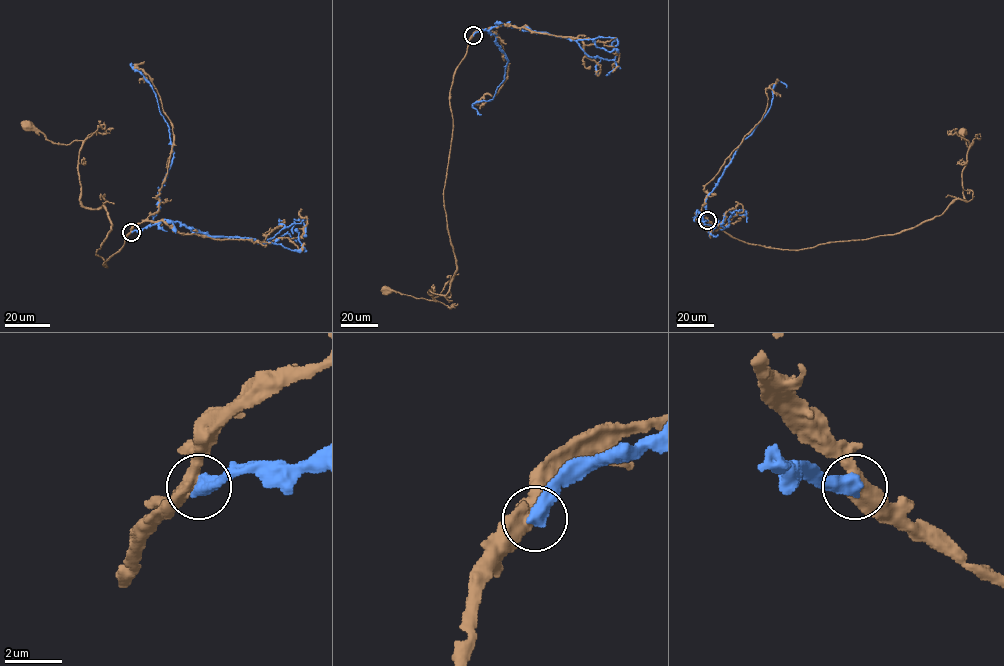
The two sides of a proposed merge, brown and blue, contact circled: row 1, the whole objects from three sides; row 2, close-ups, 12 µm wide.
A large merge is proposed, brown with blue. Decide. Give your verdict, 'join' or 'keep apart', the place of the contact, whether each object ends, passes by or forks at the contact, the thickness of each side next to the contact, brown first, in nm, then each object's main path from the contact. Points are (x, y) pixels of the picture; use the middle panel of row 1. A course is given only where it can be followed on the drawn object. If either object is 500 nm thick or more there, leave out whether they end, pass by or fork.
keep apart; at (473, 35); 480 nm thick on the brown side, 550 nm on the other; brown runs (473, 36), (450, 93), (452, 131), (443, 197), (455, 273), (445, 294), (429, 290), (432, 300), (386, 291); blue runs (473, 36), (485, 30), (496, 34), (496, 42), (508, 62), (504, 79), (493, 98), (473, 104), (481, 115)

